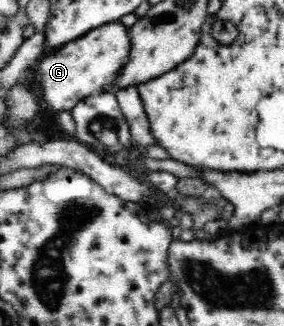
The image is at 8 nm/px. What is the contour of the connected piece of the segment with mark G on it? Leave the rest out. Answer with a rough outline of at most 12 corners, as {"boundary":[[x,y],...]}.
{"boundary":[[106,23],[27,71],[38,99],[71,111],[129,59],[129,29]]}

